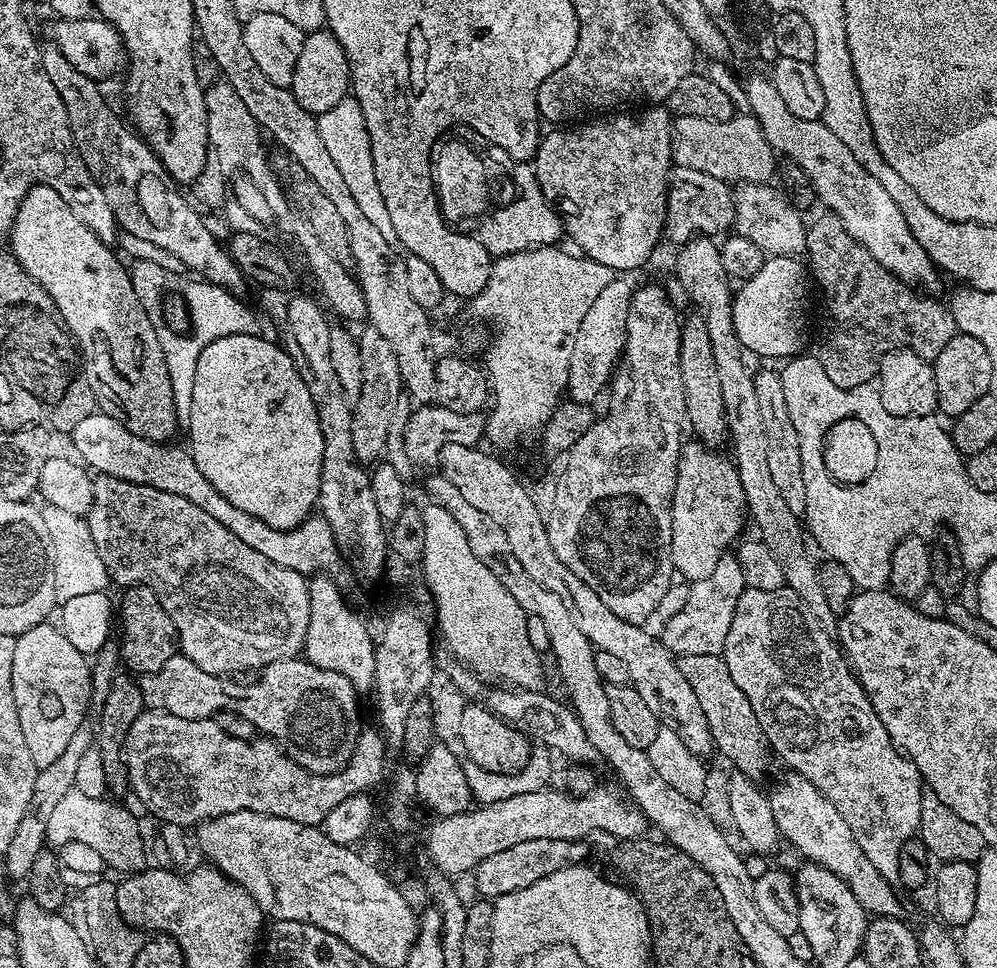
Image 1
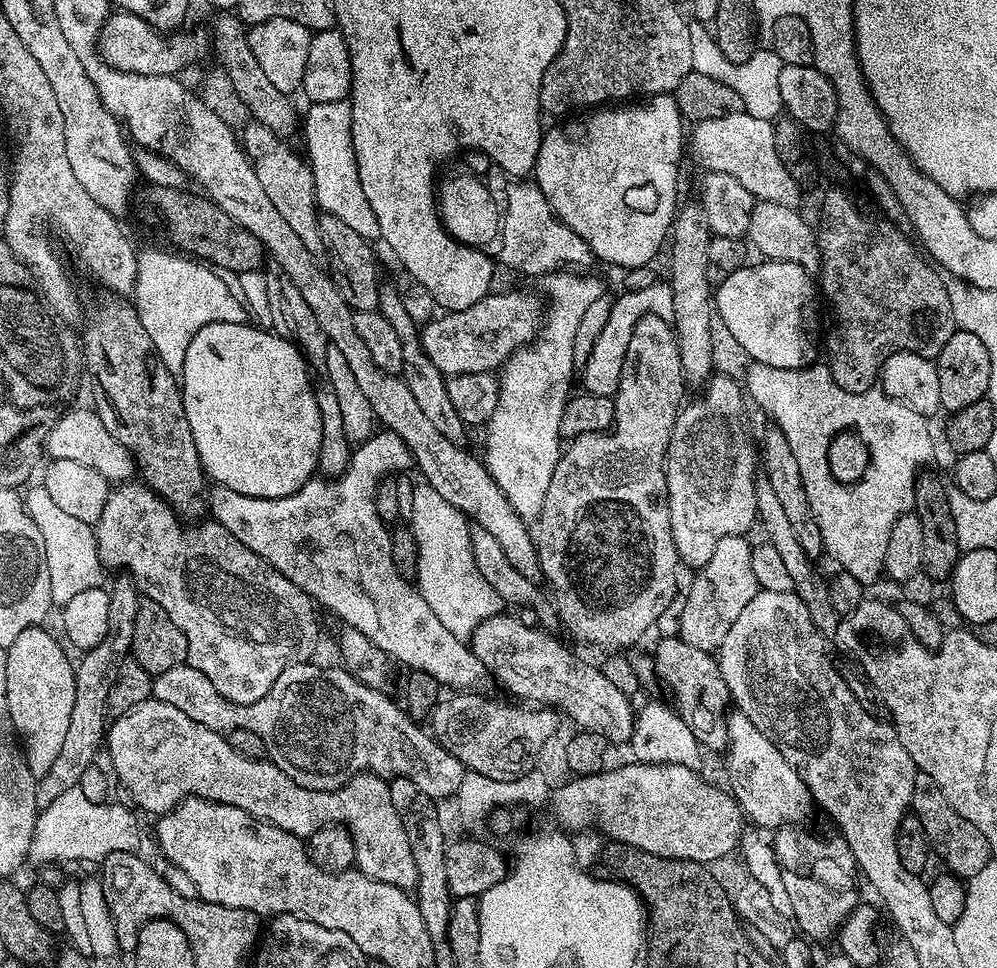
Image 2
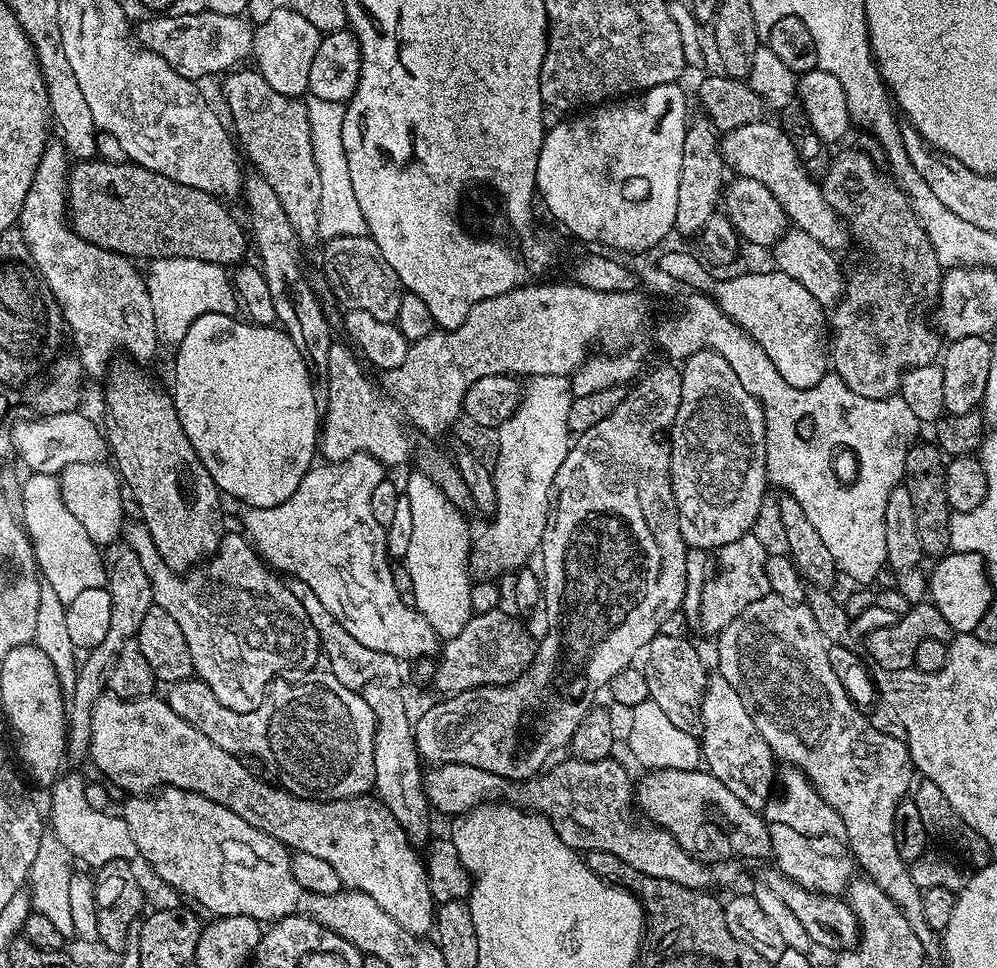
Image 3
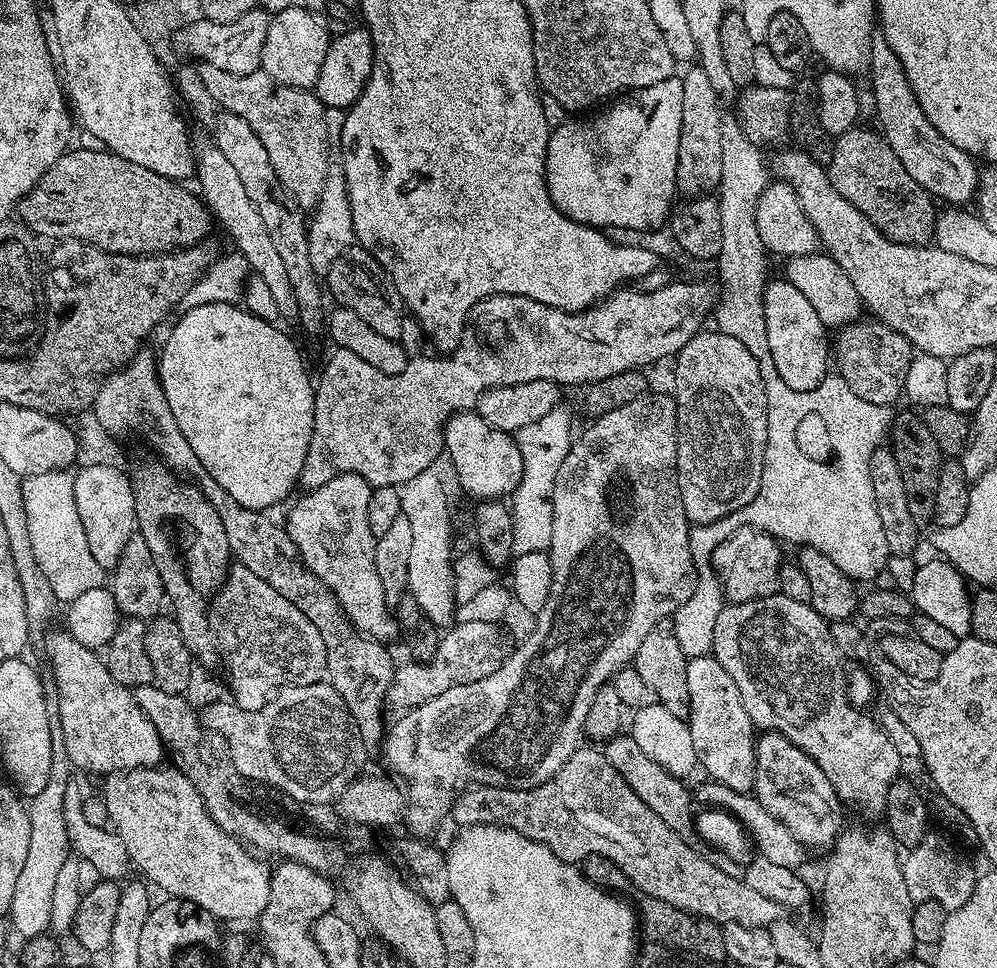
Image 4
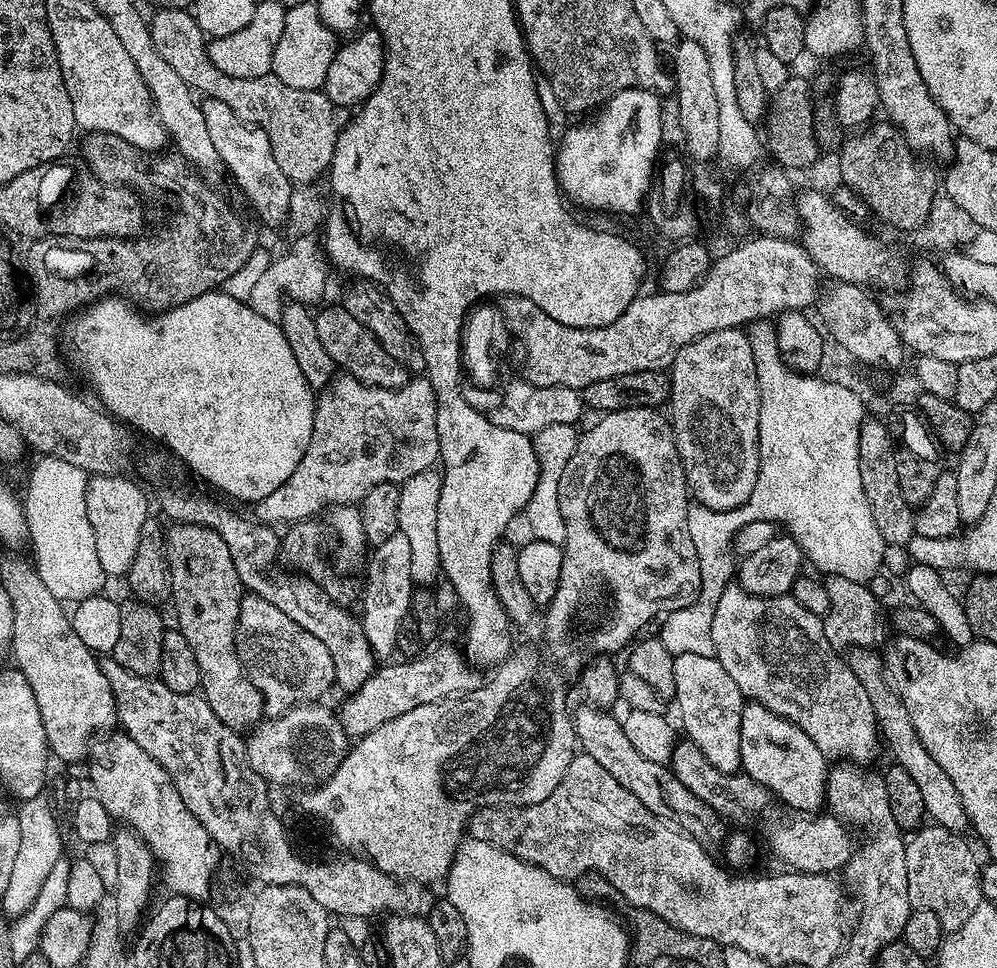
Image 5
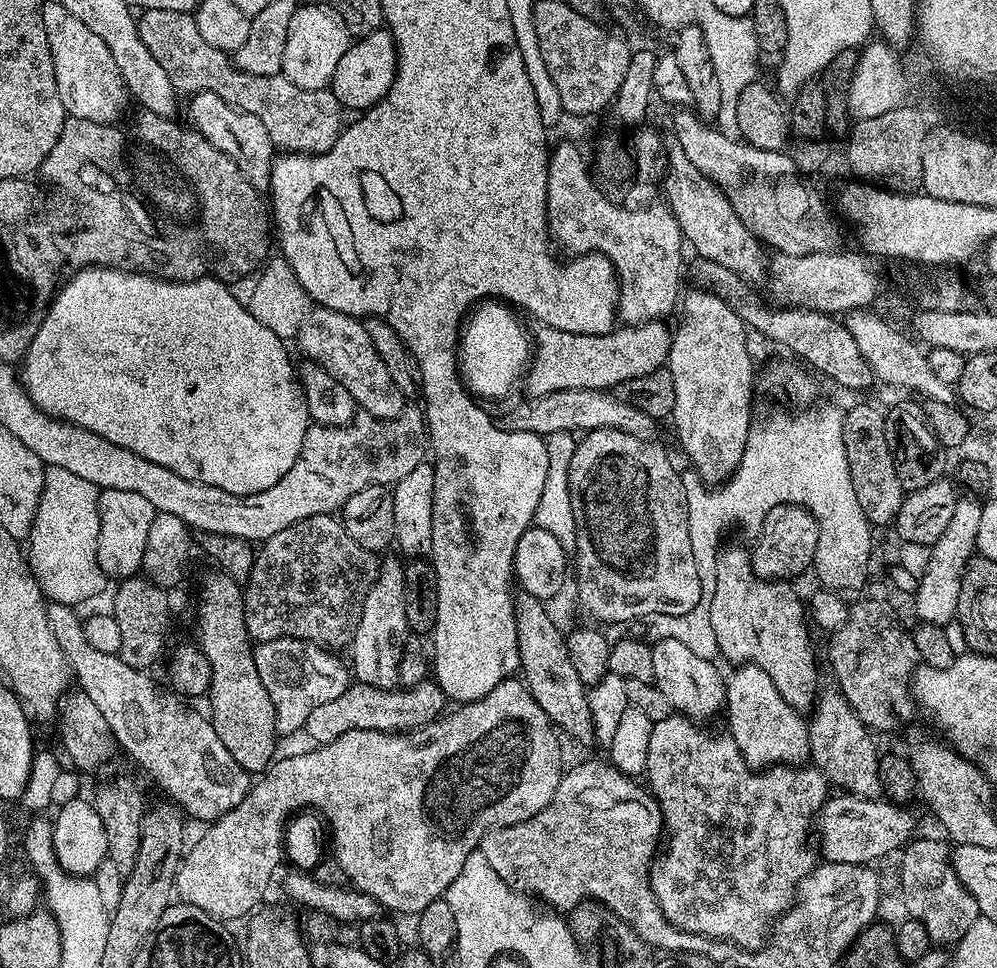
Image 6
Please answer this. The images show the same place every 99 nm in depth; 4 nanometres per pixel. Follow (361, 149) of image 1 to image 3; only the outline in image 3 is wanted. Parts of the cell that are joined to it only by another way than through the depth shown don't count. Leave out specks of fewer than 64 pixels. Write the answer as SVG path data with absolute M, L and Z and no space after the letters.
M309 95L306 100L310 118L310 146L314 146L314 163L318 165L318 178L322 185L322 199L318 205L318 234L320 240L327 242L339 236L362 236L367 233L366 218L362 218L362 209L354 195L354 185L350 178L350 166L346 166L346 149L342 147L342 118L345 102L326 102L326 98Z

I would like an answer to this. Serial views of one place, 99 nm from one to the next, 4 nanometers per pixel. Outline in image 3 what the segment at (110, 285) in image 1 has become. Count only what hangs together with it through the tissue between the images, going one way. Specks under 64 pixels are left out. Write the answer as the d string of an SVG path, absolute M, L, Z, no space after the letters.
M113 363L103 385L104 400L108 403L104 408L104 422L102 421L107 451L114 461L116 471L120 473L123 487L130 496L132 491L132 496L140 507L139 519L150 530L150 538L154 538L158 554L166 562L166 566L183 574L203 564L205 560L211 560L220 549L220 540L226 534L224 512L220 509L222 493L214 478L210 478L210 470L202 466L194 446L190 446L190 438L186 438L186 430L182 430L182 422L178 422L171 395L165 389L163 392L140 369L143 367L127 363Z

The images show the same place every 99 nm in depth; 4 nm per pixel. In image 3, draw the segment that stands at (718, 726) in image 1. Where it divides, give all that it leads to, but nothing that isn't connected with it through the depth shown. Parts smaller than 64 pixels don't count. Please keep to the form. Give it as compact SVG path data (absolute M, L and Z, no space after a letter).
M661 634L648 643L643 660L642 671L648 687L648 699L658 702L658 707L670 717L674 726L686 730L686 734L699 737L704 730L700 717L702 698L710 679L710 672L704 669L704 660L699 650L680 636Z

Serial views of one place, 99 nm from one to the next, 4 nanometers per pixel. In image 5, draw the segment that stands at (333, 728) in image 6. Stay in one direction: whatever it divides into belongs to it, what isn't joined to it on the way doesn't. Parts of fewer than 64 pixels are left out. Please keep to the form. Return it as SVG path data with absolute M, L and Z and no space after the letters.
M459 647L436 648L427 652L415 659L405 659L400 664L377 667L372 677L347 697L348 701L338 708L338 715L340 725L349 738L362 737L382 726L382 722L390 722L390 718L398 718L418 706L437 704L440 700L451 700L453 696L465 696L480 687L481 677L472 673L475 671L466 663Z

